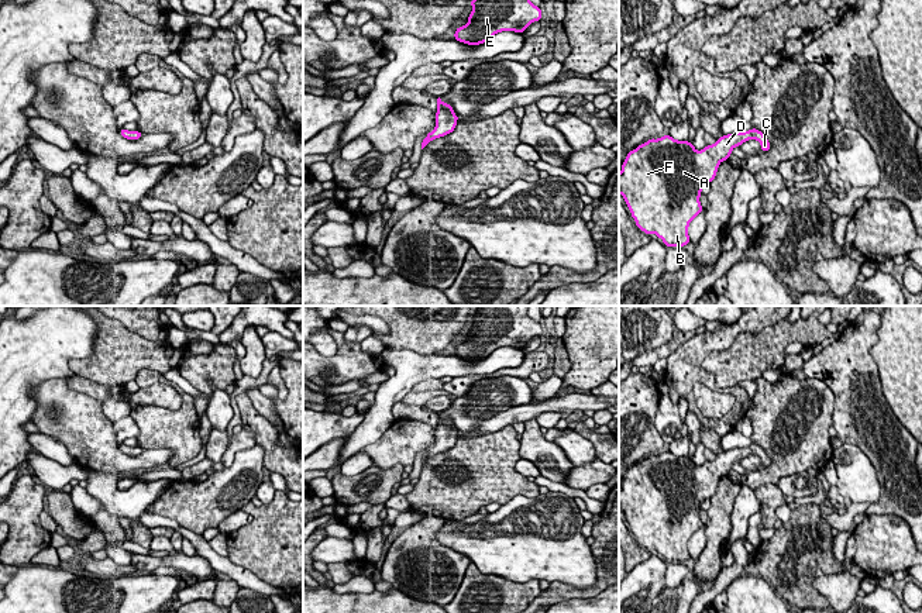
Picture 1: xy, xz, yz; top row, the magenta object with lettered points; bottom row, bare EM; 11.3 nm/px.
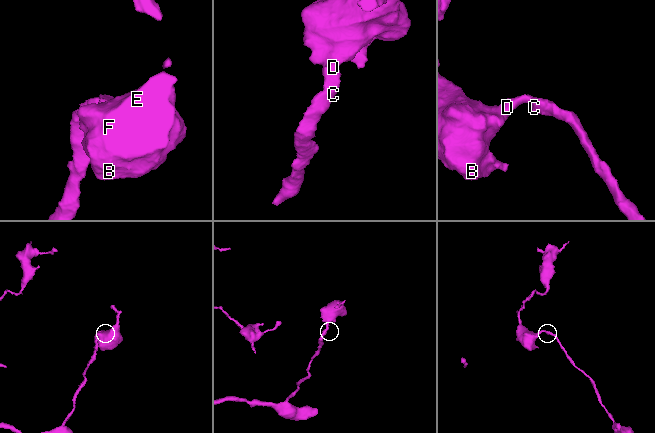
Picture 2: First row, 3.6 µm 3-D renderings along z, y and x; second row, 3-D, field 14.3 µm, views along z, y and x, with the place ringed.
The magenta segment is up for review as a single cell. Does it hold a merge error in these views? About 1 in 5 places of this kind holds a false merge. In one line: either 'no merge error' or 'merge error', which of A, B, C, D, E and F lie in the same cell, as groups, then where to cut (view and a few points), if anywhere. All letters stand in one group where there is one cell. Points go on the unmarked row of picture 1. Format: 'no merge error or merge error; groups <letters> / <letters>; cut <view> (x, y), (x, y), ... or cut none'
no merge error; groups A B C D E F; cut none

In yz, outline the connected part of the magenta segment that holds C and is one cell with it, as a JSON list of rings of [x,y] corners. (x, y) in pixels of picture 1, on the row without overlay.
[[[751,444],[722,451],[702,466],[696,466],[692,458],[677,457],[670,451],[650,454],[630,466],[619,489],[619,509],[625,513],[639,545],[649,551],[654,548],[667,564],[689,559],[688,541],[703,526],[699,519],[701,504],[716,493],[719,479],[729,475],[732,465],[747,455],[757,455],[761,459],[761,468],[771,464],[764,450]]]

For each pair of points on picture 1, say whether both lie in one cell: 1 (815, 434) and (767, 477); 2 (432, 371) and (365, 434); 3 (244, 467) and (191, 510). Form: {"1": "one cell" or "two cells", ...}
{"1": "one cell", "2": "one cell", "3": "one cell"}

